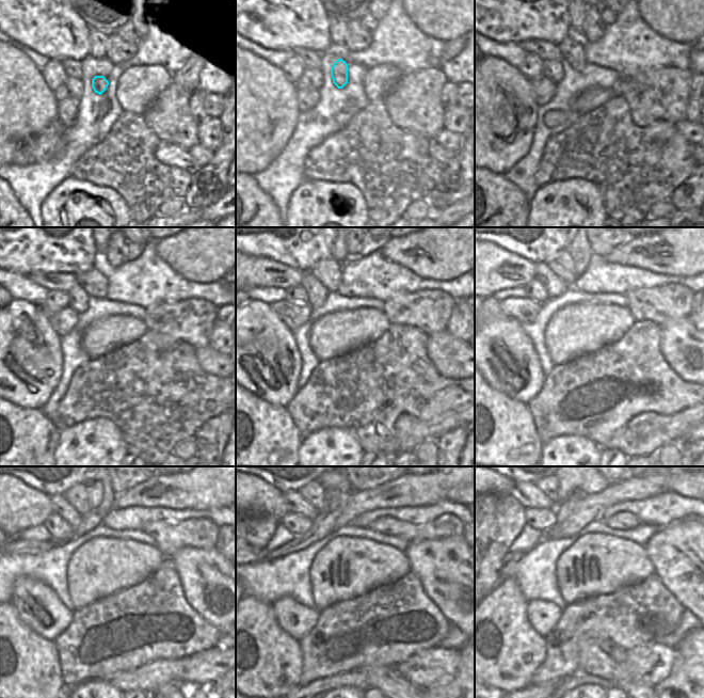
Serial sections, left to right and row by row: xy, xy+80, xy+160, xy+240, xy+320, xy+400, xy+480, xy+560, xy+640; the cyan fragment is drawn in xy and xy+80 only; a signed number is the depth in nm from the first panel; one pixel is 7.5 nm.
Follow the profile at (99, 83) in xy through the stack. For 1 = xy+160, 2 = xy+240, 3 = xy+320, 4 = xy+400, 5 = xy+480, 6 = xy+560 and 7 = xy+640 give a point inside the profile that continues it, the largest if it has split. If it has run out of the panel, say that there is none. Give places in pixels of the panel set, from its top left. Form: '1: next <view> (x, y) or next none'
1: next xy+160 (572, 49)
2: next xy+240 (94, 282)
3: next xy+320 (328, 271)
4: next xy+400 (562, 264)
5: next xy+480 (77, 495)
6: next xy+560 (314, 493)
7: next xy+640 (550, 488)

